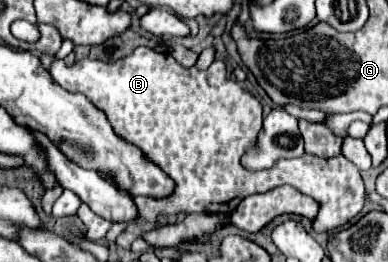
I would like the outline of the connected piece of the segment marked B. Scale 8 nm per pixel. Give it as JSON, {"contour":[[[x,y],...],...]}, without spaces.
{"contour":[[[138,47],[132,55],[118,59],[114,63],[104,61],[92,61],[84,59],[74,63],[72,67],[66,67],[64,61],[54,59],[50,65],[52,79],[72,93],[84,93],[92,105],[96,105],[100,111],[106,113],[110,119],[110,125],[118,137],[124,141],[136,145],[148,161],[158,165],[174,183],[174,191],[170,197],[154,199],[154,197],[132,197],[138,207],[138,217],[132,221],[136,225],[154,225],[158,217],[178,215],[178,213],[220,213],[228,215],[234,211],[234,207],[240,205],[240,201],[248,195],[266,193],[280,185],[292,185],[304,195],[310,195],[318,201],[320,211],[312,221],[312,229],[316,233],[330,233],[342,225],[346,225],[350,219],[354,219],[362,207],[364,207],[364,181],[358,173],[358,169],[344,157],[332,157],[332,159],[320,159],[310,157],[304,153],[298,159],[286,159],[278,161],[274,169],[250,173],[242,167],[240,157],[244,151],[256,141],[256,135],[260,131],[262,123],[262,105],[260,101],[246,89],[242,89],[236,81],[226,77],[226,63],[214,61],[208,69],[198,67],[182,67],[170,53],[156,53],[150,47]]]}

